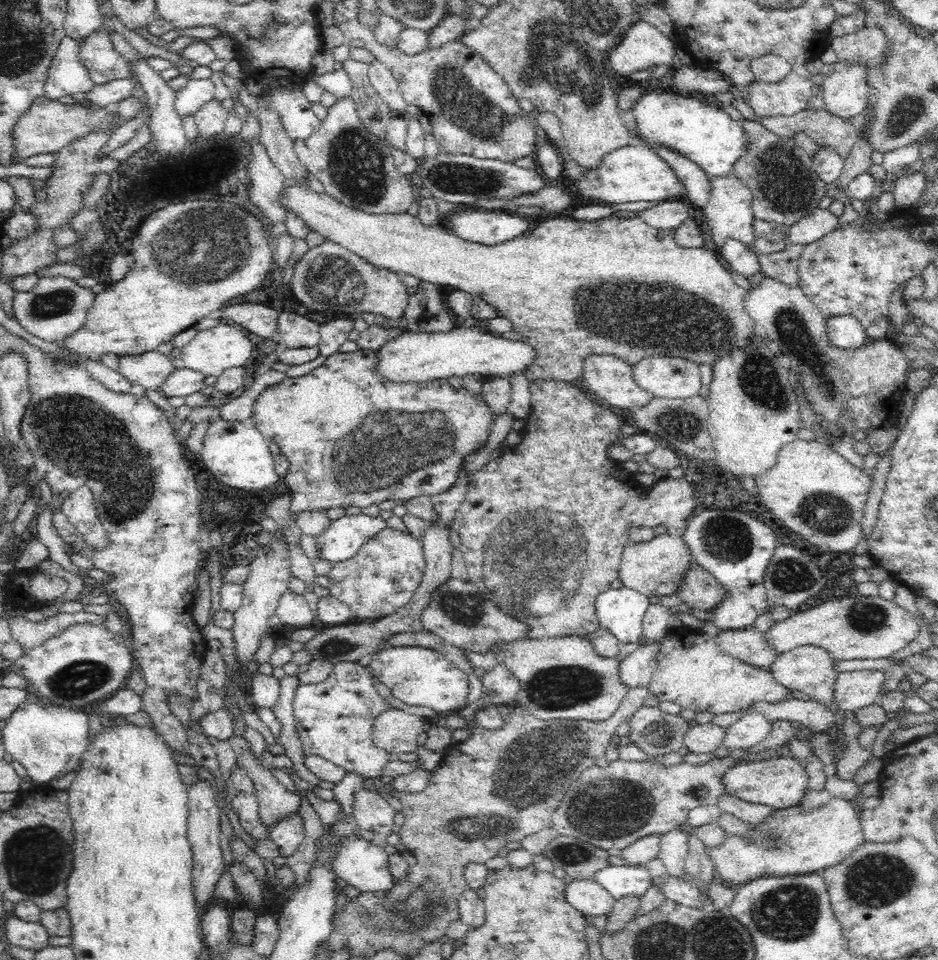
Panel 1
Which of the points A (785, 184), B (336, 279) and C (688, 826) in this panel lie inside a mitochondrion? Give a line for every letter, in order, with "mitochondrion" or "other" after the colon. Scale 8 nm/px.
A: mitochondrion
B: mitochondrion
C: other

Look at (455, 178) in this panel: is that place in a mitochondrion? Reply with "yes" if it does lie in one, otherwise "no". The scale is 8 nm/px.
yes

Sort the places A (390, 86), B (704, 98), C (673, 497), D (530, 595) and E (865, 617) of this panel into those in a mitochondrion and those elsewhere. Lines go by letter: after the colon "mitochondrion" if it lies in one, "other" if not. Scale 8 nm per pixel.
A: other
B: other
C: other
D: mitochondrion
E: mitochondrion

